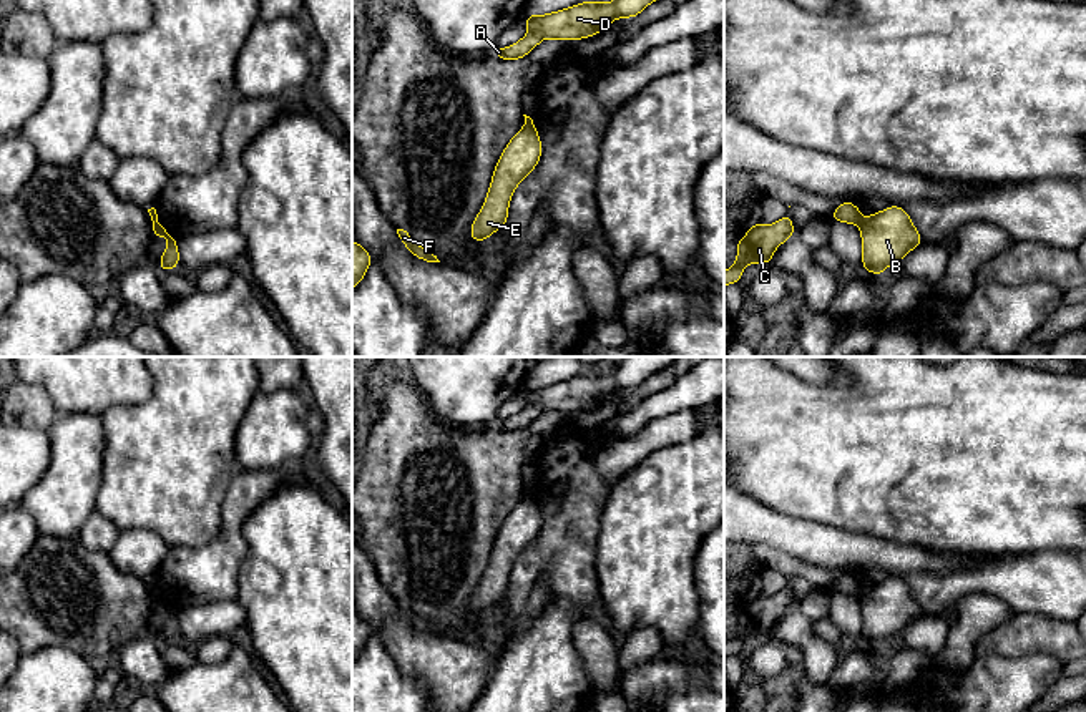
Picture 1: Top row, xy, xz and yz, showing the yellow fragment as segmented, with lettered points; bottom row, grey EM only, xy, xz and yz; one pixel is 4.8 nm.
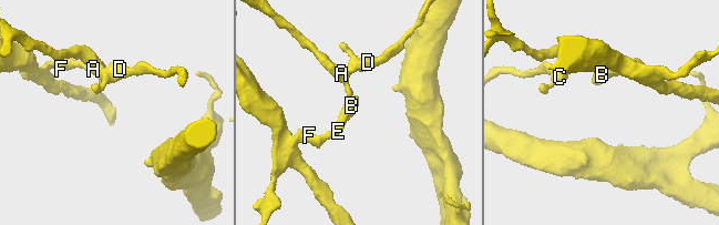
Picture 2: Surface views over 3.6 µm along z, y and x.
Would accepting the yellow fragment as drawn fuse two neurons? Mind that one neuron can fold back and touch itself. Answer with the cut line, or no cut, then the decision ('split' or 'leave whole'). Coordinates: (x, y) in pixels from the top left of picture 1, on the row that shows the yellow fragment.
cut in yz along (862, 219), (859, 224); split

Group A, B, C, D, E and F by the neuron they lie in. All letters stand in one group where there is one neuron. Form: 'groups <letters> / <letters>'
groups A C D / B E F

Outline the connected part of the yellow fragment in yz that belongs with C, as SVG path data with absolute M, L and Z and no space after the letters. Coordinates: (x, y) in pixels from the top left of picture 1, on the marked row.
M790 214L774 224L754 224L737 241L736 264L724 272L724 287L739 282L747 264L769 264L775 249L795 234Z

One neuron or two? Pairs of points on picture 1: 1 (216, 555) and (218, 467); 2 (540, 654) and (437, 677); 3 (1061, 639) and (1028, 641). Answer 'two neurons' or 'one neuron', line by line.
1: two neurons
2: two neurons
3: one neuron

